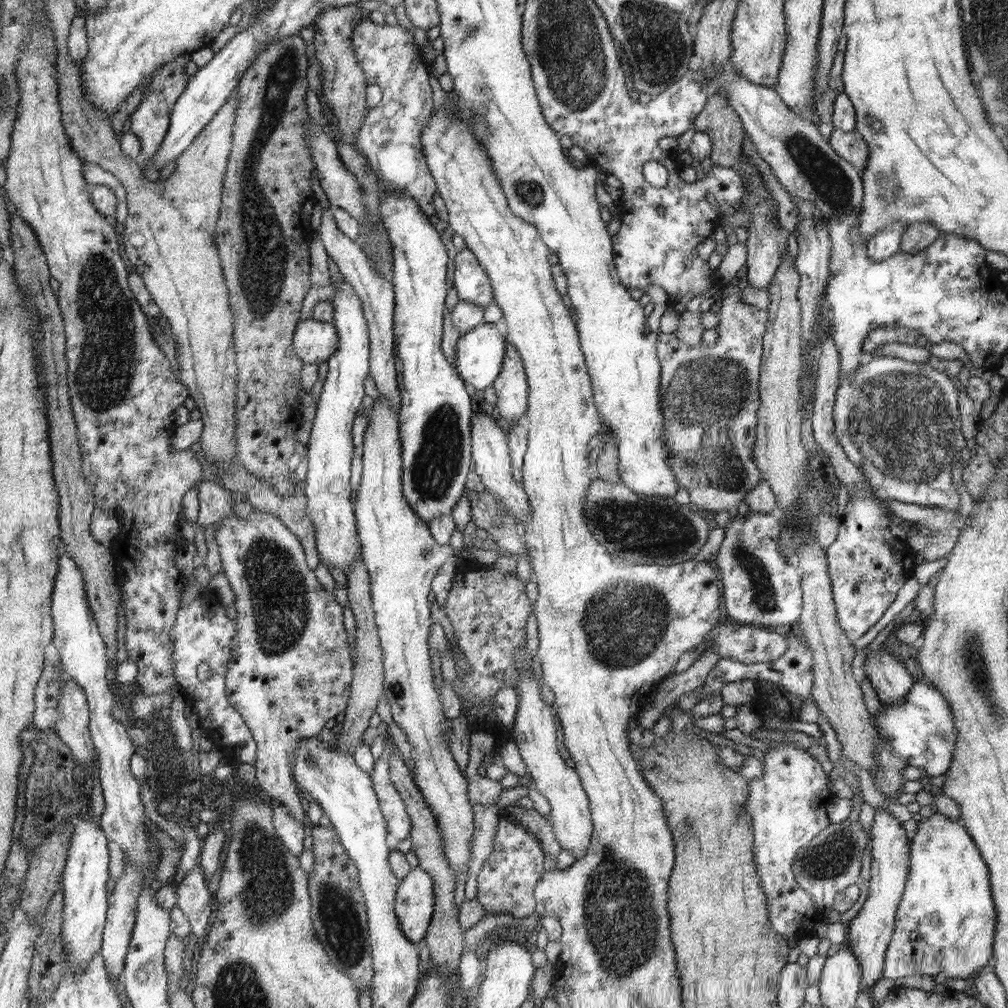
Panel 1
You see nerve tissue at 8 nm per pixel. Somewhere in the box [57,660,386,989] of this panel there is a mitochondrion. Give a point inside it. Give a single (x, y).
(266, 881)

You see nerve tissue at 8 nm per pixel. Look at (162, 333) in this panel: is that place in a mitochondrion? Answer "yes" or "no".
yes

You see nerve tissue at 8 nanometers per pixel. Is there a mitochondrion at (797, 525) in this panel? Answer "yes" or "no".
yes

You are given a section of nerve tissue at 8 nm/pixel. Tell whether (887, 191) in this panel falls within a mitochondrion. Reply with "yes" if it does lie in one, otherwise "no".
yes

